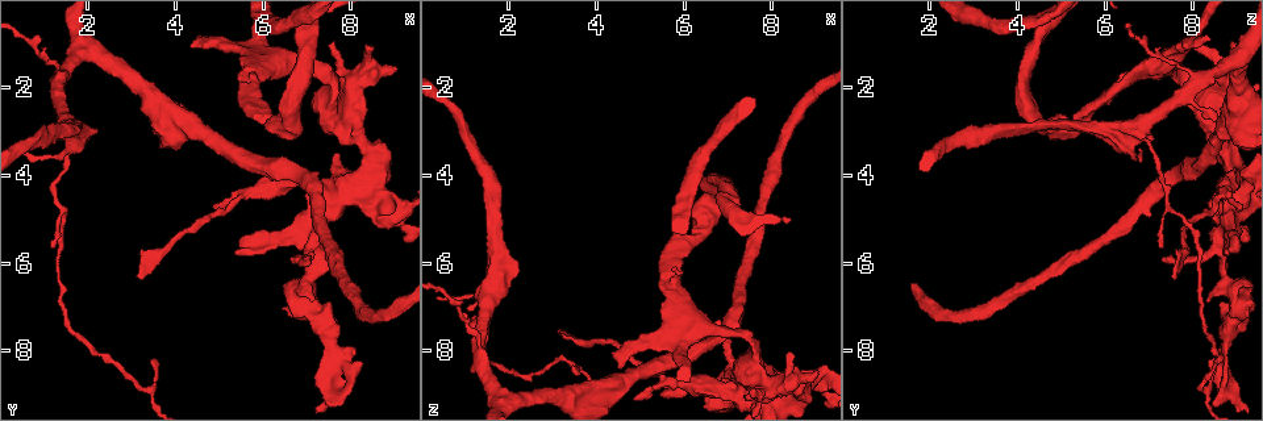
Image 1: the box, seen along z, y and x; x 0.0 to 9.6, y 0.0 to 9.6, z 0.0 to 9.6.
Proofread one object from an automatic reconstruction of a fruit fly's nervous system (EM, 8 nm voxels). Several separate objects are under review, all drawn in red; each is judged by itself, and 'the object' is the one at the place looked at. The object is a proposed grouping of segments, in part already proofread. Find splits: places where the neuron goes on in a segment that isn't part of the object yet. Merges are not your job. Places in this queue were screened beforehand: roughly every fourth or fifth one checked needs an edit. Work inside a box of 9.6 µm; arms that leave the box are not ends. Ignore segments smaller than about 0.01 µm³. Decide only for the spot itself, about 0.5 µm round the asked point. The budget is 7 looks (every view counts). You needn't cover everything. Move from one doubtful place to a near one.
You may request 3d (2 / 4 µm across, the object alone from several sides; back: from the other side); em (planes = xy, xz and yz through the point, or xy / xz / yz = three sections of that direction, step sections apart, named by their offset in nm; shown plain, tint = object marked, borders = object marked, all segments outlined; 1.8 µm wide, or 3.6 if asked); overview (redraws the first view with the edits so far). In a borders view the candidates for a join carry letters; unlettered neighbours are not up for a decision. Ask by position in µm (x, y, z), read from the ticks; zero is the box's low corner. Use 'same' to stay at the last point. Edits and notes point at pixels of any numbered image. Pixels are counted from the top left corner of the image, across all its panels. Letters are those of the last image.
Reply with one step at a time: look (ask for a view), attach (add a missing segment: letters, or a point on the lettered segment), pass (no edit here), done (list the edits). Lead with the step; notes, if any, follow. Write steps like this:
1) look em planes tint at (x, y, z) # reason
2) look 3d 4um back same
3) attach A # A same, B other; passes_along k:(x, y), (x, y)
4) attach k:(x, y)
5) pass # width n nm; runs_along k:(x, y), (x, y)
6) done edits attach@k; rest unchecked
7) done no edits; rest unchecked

look 3d 2um back at (7.60, 9.00, 8.75)

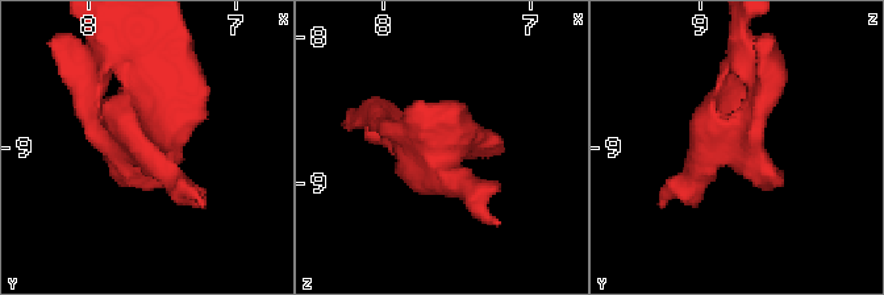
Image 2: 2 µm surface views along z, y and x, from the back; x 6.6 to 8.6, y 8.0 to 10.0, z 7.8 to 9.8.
look em planes tint at (7.56, 9.00, 8.76) # shape alone is not enough

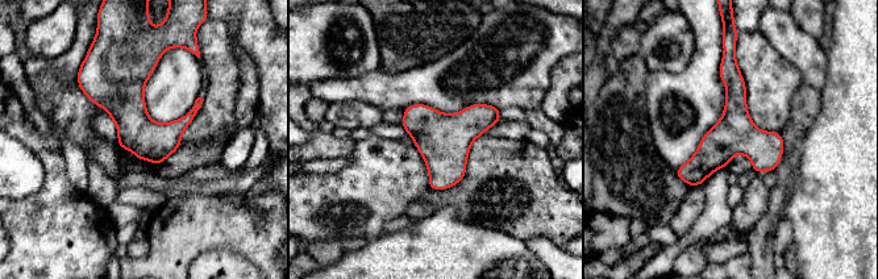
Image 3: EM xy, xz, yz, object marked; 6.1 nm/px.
look em planes borders same # what lies round it

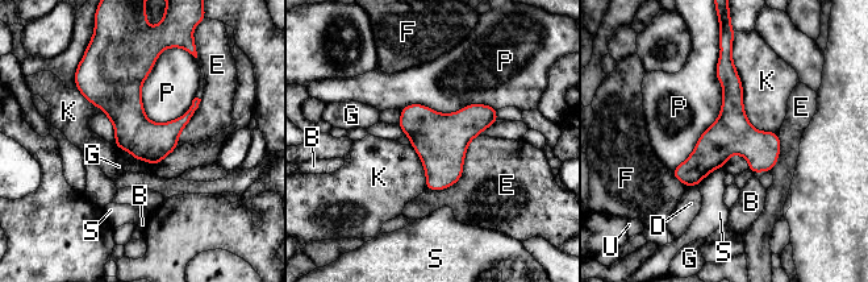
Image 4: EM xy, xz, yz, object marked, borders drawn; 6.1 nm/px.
pass # B other, D other, E other, F other, G other, K other, P other, S other, U other; border 4:(721, 48), (722, 108), (672, 170); none of them fits

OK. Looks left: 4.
look em 3.6um planes tint at (9.00, 5.10, 8.70) # calibre changes

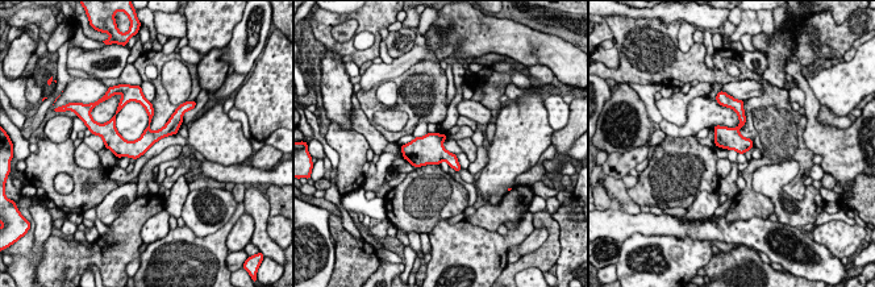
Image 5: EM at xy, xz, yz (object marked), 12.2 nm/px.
look em 3.6um planes borders same

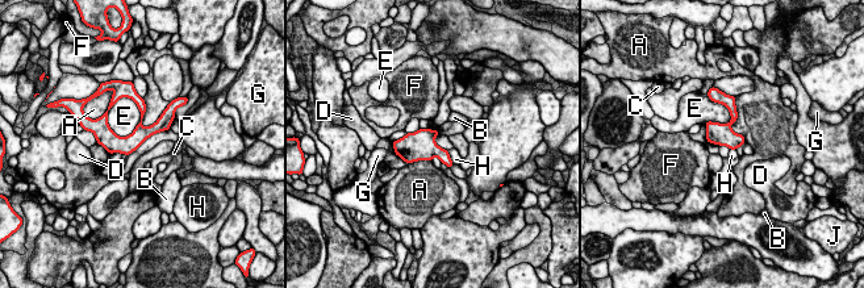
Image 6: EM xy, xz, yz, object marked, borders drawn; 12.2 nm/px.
pass # A other, B other, C other, D other, E other, F other, G other, H other, J other; no lettered segment goes on from it

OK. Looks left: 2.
look em yz step 16 tint at (8.30, 1.40, 8.65) # sharp bend

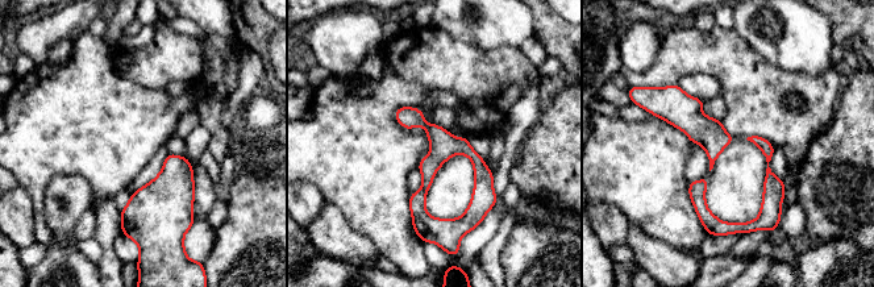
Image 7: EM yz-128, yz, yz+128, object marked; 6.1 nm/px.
look em planes borders same # cut it another way

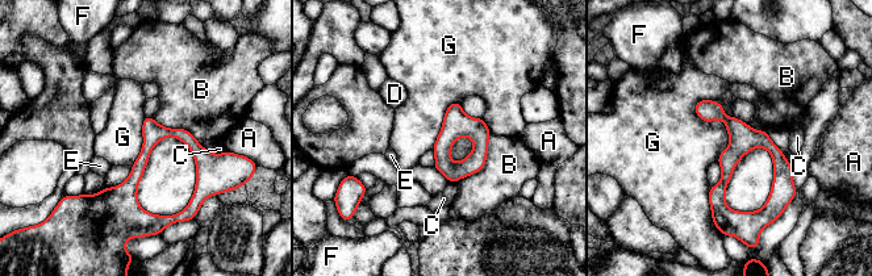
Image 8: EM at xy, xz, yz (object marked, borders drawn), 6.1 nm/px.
pass # width 130 nm; A other, B other, C other, D other, E other, F other, G other; border 8:(701, 99), (729, 136), (718, 162); no lettered segment goes on from it

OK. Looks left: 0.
done no edits; rest unchecked

